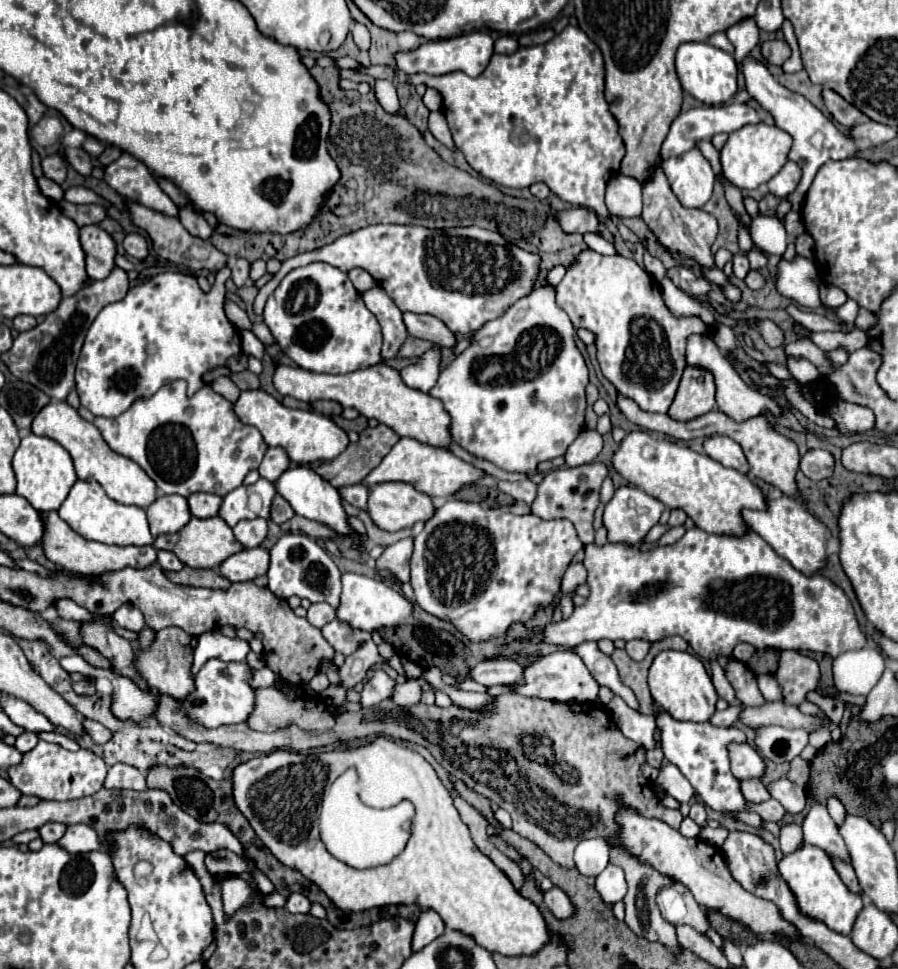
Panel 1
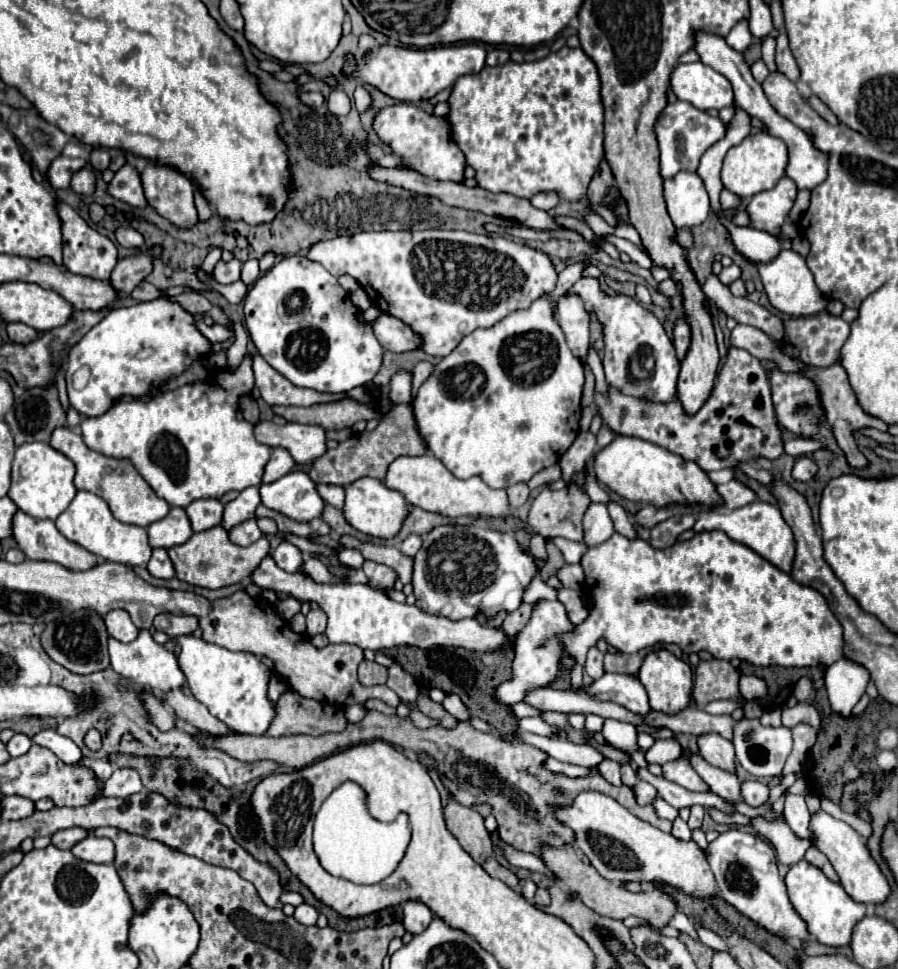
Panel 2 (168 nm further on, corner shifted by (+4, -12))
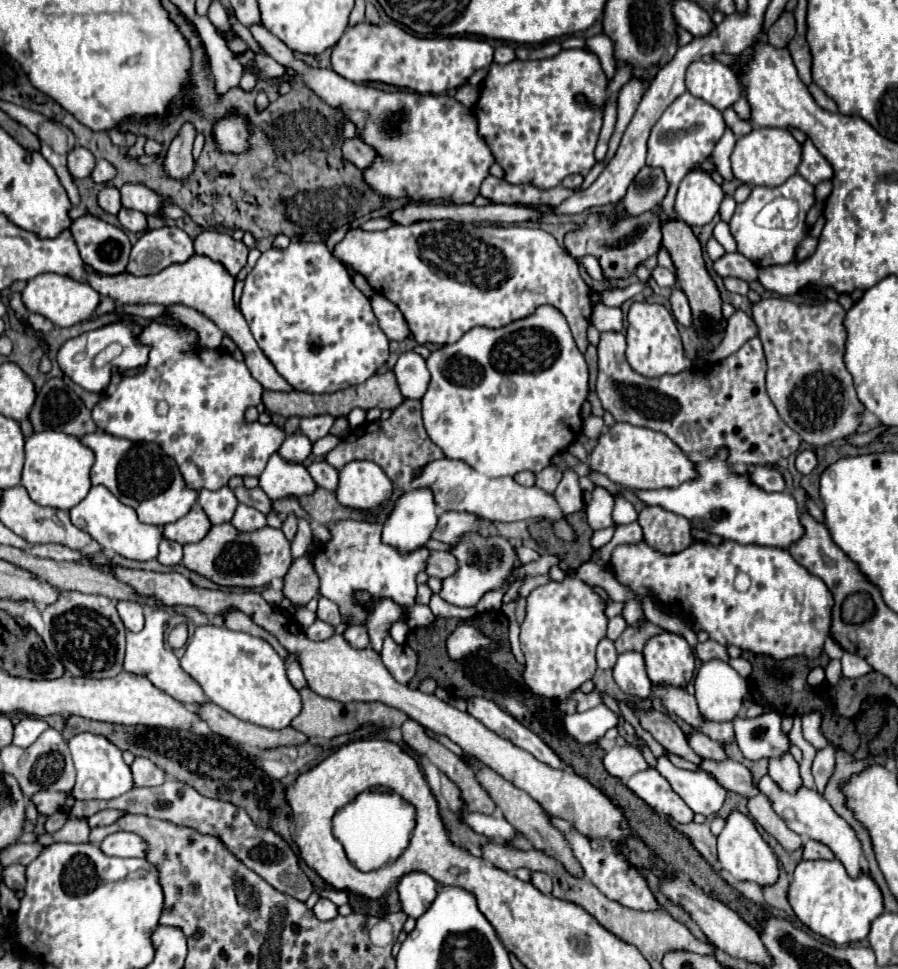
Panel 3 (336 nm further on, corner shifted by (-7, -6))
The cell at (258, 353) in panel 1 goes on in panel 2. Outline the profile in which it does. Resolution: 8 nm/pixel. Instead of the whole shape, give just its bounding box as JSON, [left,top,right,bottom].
[81,356,271,508]

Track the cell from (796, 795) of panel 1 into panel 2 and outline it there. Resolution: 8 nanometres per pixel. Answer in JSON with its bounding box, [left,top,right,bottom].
[741,782,769,806]

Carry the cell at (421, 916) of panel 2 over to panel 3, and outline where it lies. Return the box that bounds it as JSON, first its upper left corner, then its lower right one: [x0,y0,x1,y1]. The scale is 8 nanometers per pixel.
[398,872,438,920]

